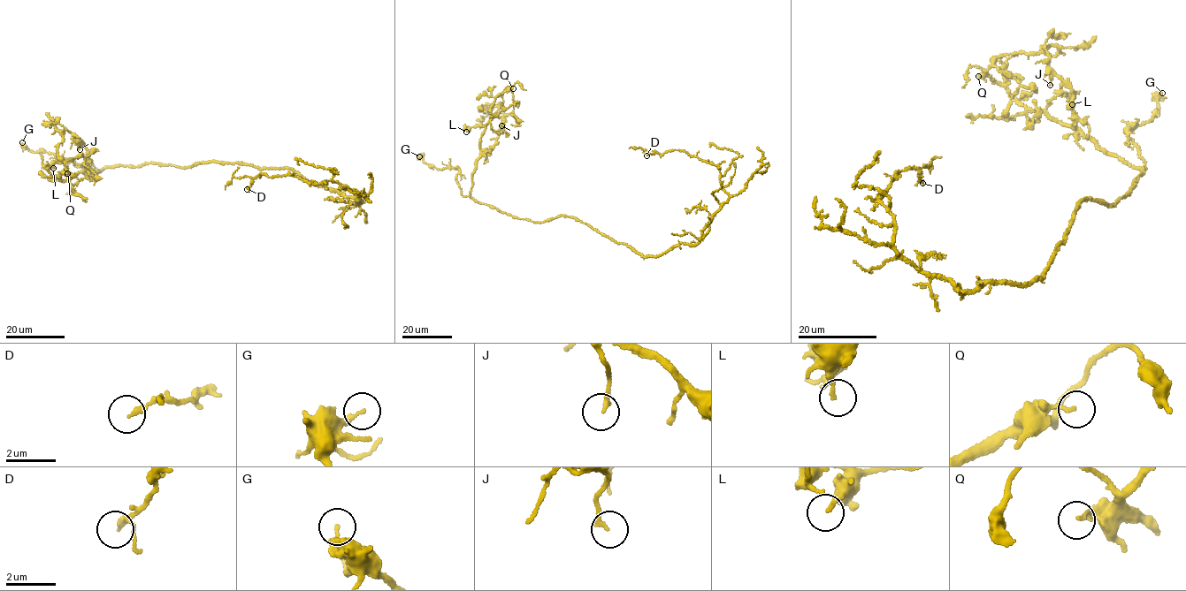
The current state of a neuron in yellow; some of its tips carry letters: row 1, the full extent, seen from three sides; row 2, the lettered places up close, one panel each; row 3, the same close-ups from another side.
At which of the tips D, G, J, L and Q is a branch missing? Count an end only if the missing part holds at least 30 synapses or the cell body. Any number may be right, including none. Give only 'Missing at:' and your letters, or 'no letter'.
Missing at: no letter

